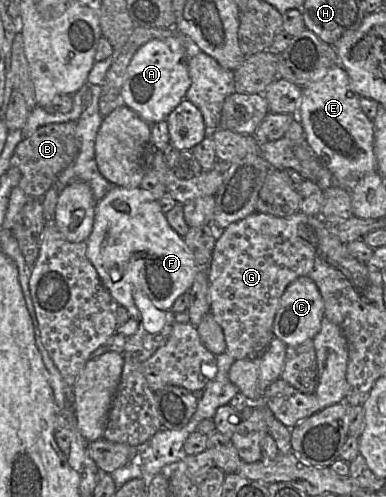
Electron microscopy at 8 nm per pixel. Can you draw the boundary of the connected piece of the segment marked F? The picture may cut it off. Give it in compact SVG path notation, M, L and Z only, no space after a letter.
M113 188L96 203L87 257L112 298L125 307L148 332L159 331L175 300L187 292L201 268L180 236L168 223L159 201L141 188Z

